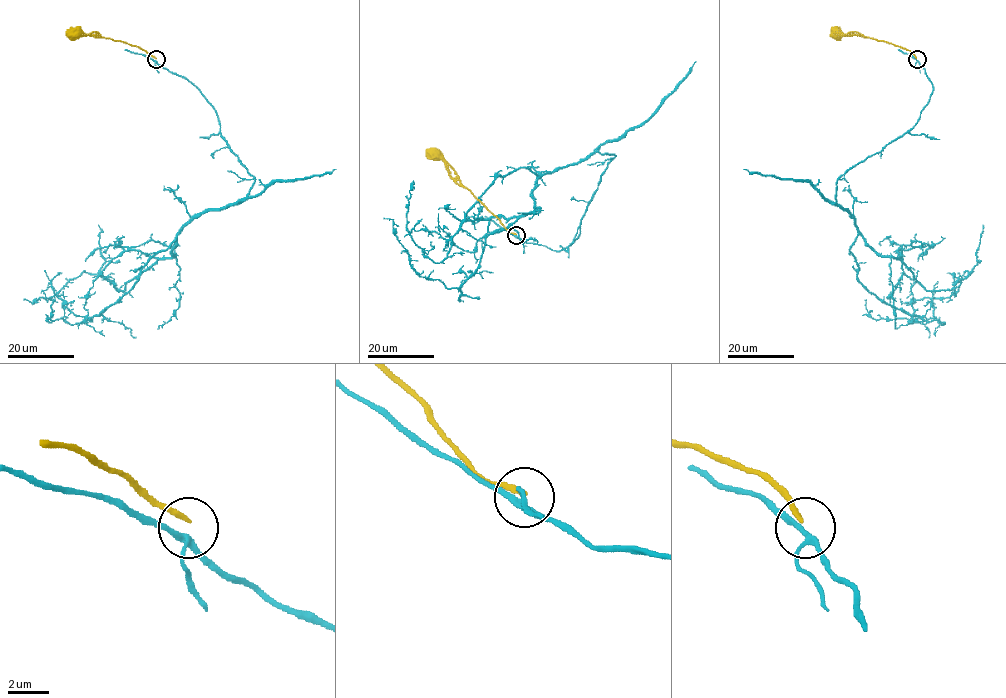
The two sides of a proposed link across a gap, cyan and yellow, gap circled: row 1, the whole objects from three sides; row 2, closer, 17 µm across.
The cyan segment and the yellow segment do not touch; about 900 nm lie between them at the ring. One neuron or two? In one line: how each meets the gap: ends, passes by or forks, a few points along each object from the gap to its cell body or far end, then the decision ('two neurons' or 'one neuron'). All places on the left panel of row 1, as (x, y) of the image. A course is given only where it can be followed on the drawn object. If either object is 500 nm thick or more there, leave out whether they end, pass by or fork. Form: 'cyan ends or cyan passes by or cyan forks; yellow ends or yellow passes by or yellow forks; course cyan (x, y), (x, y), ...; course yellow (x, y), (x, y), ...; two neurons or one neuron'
cyan forks; yellow ends; course cyan (155, 60), (214, 110), (253, 185), (241, 202), (192, 219), (91, 321), (49, 322), (54, 299); course yellow (155, 58), (144, 50), (101, 37), (96, 32), (76, 33); two neurons

